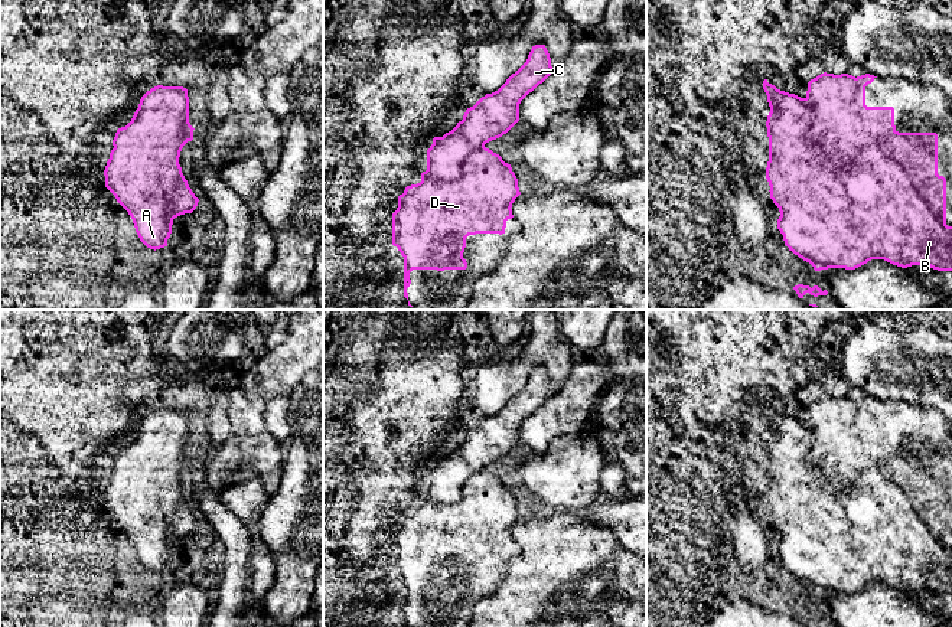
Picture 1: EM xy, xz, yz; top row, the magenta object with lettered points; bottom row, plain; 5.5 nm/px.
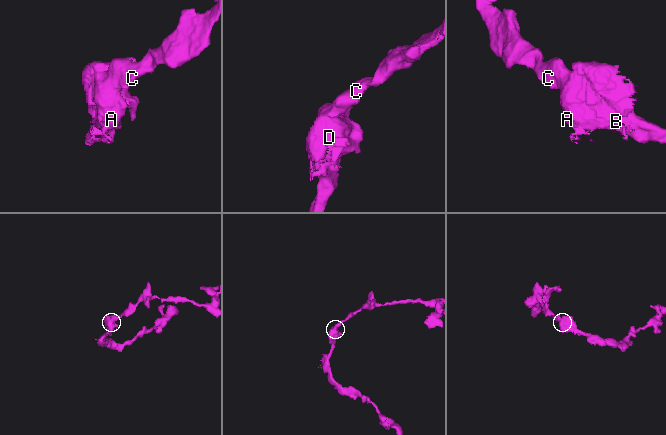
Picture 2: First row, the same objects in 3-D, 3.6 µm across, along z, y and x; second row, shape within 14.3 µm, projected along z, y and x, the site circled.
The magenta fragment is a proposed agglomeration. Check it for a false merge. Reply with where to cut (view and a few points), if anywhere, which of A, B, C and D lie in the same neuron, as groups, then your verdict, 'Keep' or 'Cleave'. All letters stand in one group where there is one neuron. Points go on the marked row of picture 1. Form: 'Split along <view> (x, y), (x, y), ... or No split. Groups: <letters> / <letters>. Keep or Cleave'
No split. Groups: A B C D. Keep

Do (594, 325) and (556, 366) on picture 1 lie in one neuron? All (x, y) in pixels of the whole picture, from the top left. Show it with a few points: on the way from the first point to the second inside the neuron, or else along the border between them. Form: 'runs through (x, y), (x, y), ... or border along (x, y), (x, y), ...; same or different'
border along (560, 325), (561, 333), (574, 350); different

